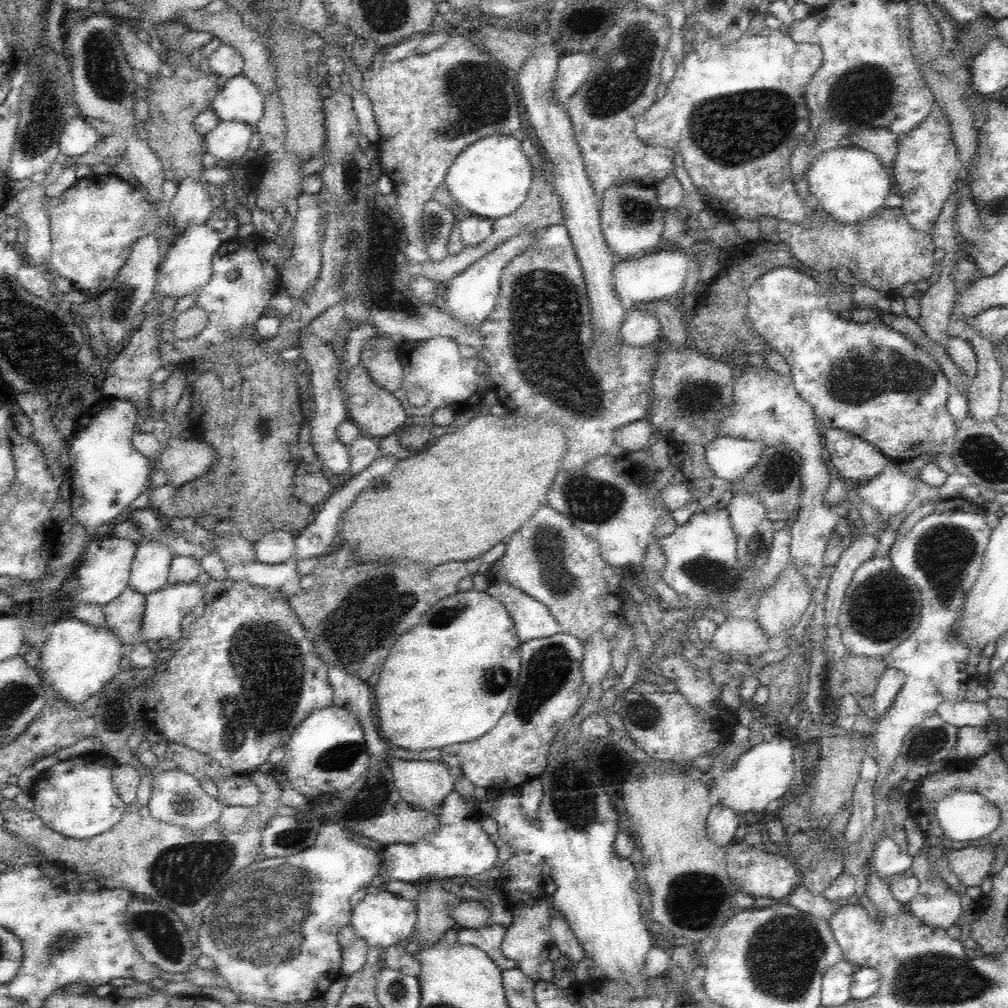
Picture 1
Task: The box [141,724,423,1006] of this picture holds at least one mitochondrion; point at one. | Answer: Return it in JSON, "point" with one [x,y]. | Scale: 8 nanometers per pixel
{"point":[263,920]}

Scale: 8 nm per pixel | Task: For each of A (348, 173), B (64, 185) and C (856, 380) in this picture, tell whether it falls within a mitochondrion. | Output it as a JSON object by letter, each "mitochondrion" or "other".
{"A":"mitochondrion","B":"other","C":"mitochondrion"}

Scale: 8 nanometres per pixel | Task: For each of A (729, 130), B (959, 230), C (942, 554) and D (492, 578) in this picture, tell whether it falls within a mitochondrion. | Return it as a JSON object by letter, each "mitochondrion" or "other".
{"A":"mitochondrion","B":"other","C":"mitochondrion","D":"other"}

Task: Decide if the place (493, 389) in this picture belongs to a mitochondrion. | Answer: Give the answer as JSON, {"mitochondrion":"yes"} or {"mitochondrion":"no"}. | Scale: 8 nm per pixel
{"mitochondrion":"no"}

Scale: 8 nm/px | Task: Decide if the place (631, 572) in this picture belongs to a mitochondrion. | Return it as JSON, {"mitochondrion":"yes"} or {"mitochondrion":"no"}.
{"mitochondrion":"no"}

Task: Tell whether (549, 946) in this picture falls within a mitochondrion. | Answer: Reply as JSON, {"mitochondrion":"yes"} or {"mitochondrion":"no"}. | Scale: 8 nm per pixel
{"mitochondrion":"no"}

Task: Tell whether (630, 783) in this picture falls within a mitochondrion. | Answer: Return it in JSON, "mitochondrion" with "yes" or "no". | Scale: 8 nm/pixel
{"mitochondrion":"no"}

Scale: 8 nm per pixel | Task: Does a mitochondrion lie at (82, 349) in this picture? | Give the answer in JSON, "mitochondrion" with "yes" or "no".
{"mitochondrion":"no"}

